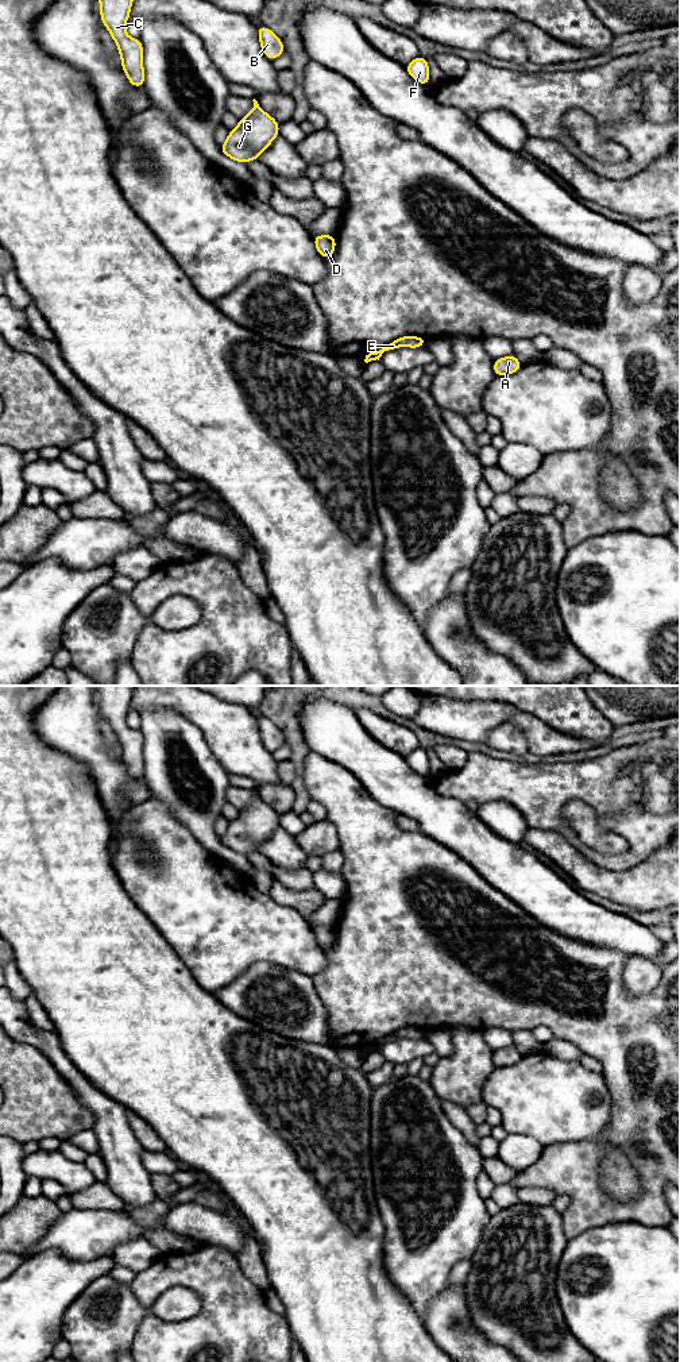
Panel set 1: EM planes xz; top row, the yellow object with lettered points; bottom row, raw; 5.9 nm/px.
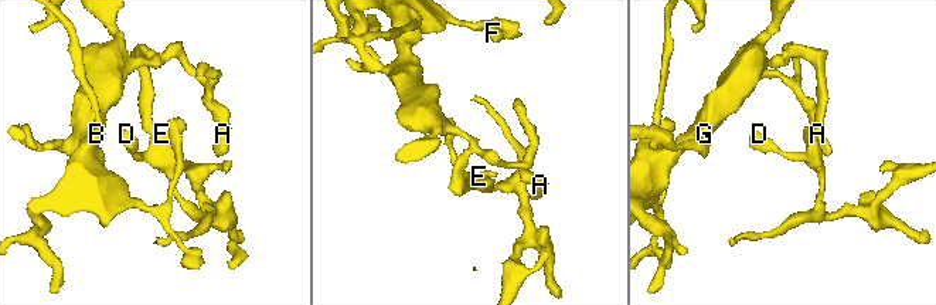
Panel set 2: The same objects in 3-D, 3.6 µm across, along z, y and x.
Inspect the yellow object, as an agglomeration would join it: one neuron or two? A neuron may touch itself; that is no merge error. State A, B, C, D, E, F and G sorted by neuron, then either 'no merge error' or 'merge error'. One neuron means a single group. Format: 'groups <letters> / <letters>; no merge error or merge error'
groups A B C F G / D E; merge error

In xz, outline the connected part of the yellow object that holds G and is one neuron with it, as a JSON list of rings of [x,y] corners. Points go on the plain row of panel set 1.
[[[255,790],[252,792],[251,803],[239,810],[239,817],[229,821],[225,834],[220,837],[225,848],[244,856],[259,850],[259,846],[279,826],[279,814],[266,805]]]

